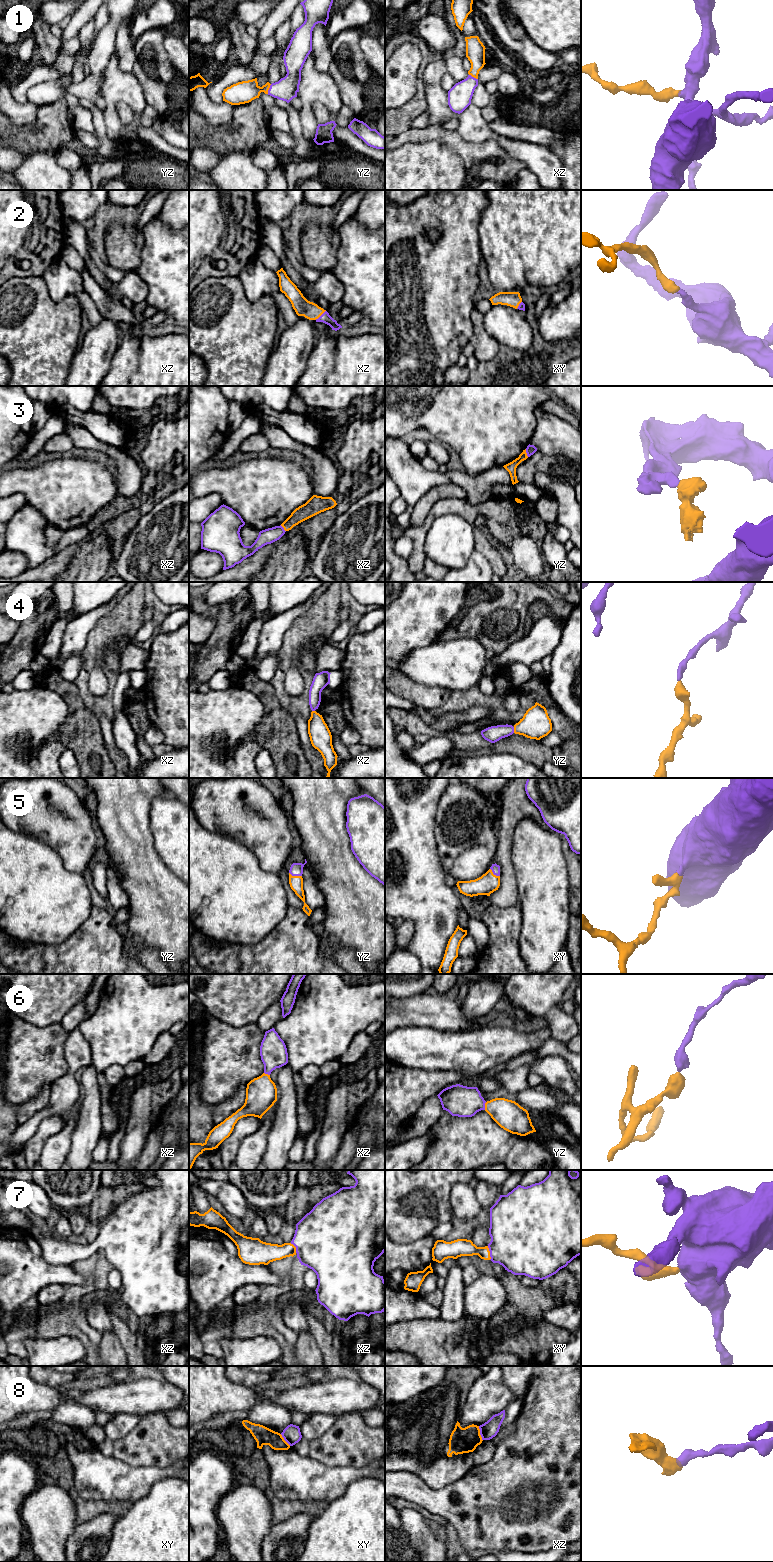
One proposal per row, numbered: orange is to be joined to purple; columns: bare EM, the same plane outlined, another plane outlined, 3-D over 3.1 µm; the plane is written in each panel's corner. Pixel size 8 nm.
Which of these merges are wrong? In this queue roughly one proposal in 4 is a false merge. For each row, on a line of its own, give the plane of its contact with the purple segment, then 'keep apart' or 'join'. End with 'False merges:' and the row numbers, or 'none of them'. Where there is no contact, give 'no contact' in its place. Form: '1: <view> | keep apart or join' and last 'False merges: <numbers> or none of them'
1: yz | join
2: xz | join
3: yz | keep apart
4: yz | join
5: yz | join
6: yz | join
7: xy | join
8: xz | keep apart
False merges: 3, 8

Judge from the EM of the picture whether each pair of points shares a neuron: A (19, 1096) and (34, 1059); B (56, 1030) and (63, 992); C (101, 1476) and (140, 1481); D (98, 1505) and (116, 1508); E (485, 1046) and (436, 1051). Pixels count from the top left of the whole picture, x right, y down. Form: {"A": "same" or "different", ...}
{"A": "same", "B": "different", "C": "same", "D": "same", "E": "same"}

